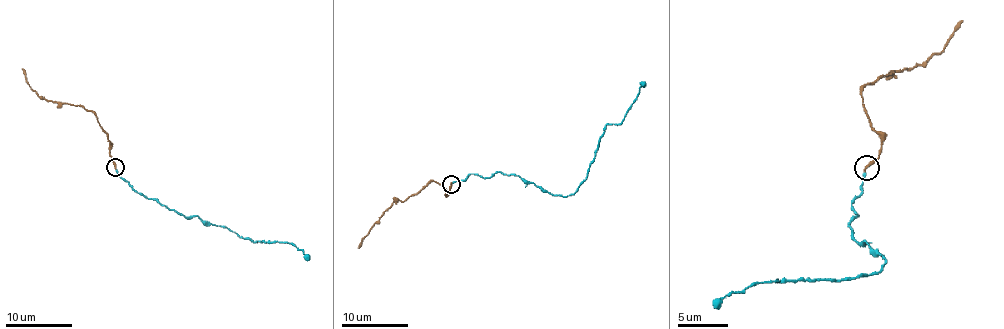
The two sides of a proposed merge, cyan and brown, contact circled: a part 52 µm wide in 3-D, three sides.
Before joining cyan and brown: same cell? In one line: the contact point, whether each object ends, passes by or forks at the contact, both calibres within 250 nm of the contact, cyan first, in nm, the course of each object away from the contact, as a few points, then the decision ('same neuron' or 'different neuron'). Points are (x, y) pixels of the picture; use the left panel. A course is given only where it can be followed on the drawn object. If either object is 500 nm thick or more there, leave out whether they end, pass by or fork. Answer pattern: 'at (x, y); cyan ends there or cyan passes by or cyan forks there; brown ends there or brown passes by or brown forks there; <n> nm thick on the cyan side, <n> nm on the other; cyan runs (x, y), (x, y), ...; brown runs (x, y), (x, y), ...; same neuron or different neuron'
at (115, 167); cyan ends there; brown ends there; 150 nm thick on the cyan side, 240 nm on the other; cyan runs (115, 166), (133, 188), (162, 204), (250, 239), (288, 243), (308, 258); brown runs (115, 166), (105, 131), (95, 115), (82, 106), (42, 98), (29, 85), (22, 68); same neuron

